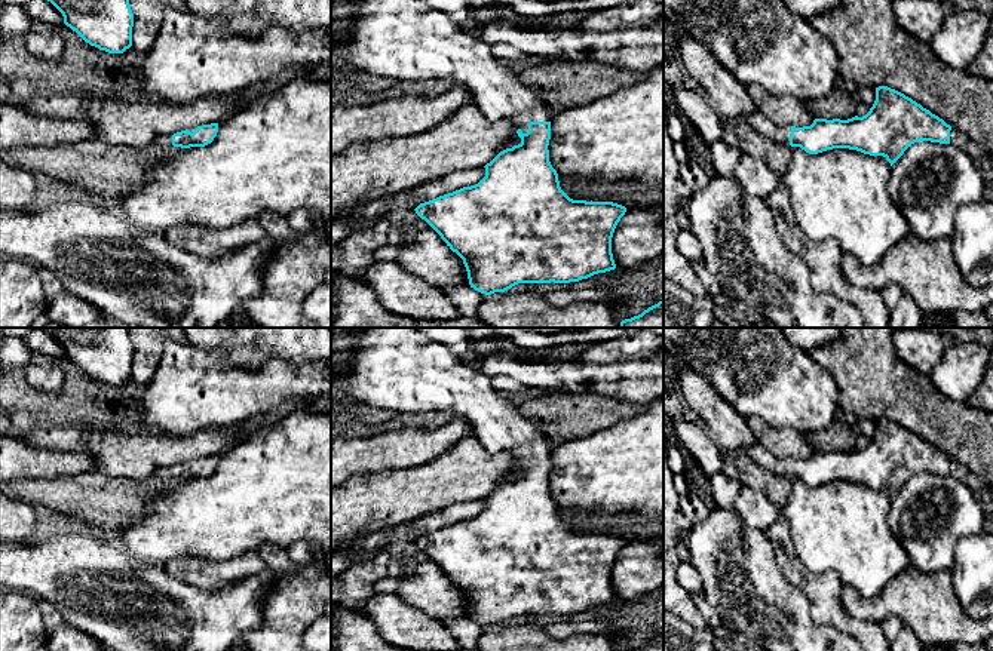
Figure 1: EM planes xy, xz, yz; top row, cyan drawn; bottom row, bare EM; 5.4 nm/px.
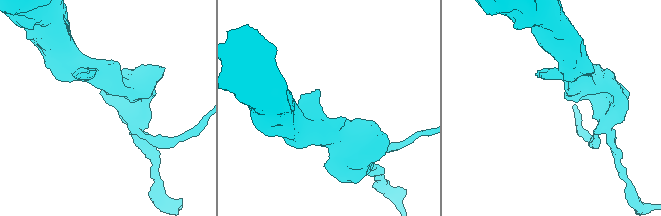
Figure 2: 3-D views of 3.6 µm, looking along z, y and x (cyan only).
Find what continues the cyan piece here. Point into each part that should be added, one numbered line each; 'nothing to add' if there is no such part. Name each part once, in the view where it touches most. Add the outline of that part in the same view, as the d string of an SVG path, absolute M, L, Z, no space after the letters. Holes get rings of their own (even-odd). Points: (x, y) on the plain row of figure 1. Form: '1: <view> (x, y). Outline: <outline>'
1: xz (394, 368). Outline: M355 328L352 340L349 350L355 354L344 363L344 393L355 402L395 412L444 411L463 415L488 454L508 452L522 466L528 464L530 454L551 454L552 445L542 432L521 414L520 405L503 399L493 389L490 377L454 356L447 346L426 340L417 328Z

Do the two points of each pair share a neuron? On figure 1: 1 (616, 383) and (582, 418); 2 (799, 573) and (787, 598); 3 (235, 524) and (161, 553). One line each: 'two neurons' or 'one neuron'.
1: two neurons
2: two neurons
3: one neuron

